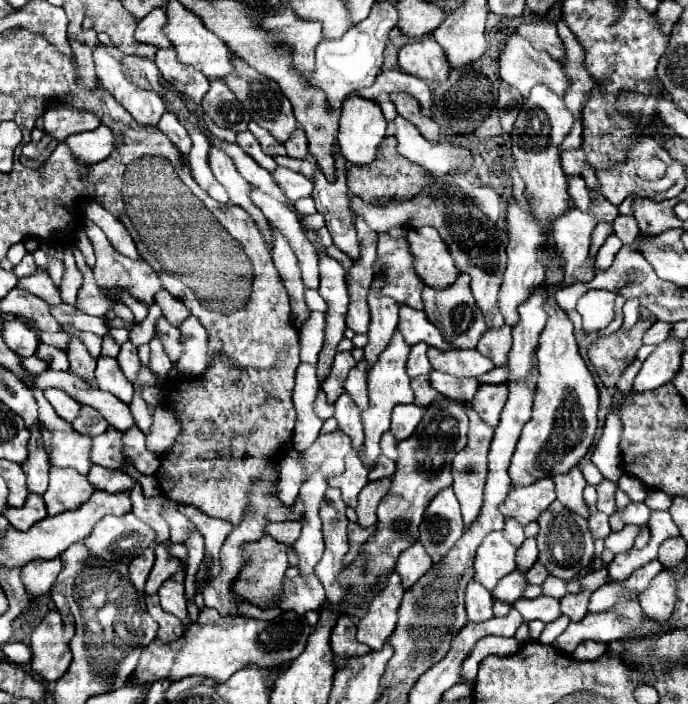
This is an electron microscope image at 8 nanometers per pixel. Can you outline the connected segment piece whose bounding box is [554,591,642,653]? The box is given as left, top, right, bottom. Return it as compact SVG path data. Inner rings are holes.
M624 591L610 611L588 613L582 621L570 623L568 629L554 641L554 647L572 653L580 641L616 641L642 625L642 607L632 591Z

